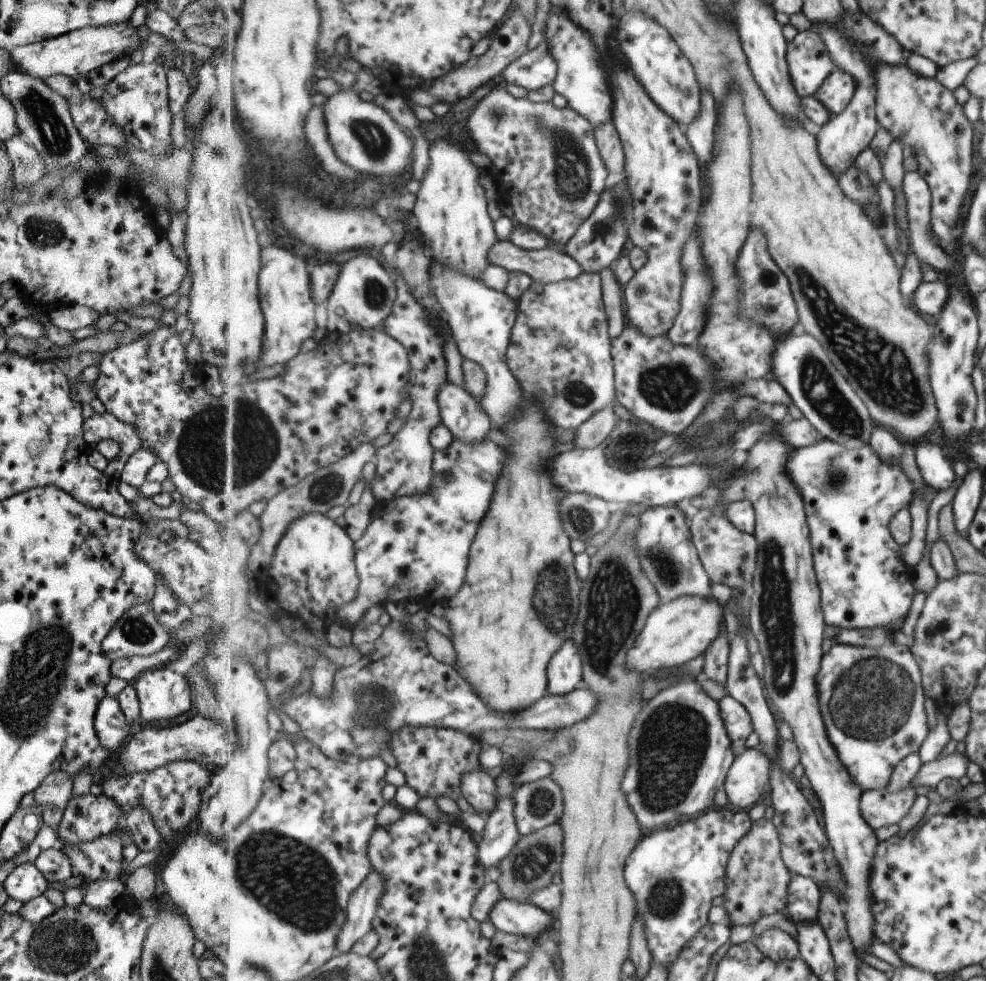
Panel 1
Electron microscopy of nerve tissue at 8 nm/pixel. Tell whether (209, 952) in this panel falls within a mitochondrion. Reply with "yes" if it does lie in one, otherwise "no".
no

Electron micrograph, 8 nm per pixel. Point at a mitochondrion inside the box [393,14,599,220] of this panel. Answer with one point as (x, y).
(572, 168)

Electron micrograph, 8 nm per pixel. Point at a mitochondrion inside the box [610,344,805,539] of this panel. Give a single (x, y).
(670, 386)

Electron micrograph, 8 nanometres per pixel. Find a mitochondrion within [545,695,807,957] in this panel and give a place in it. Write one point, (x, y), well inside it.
(671, 745)

